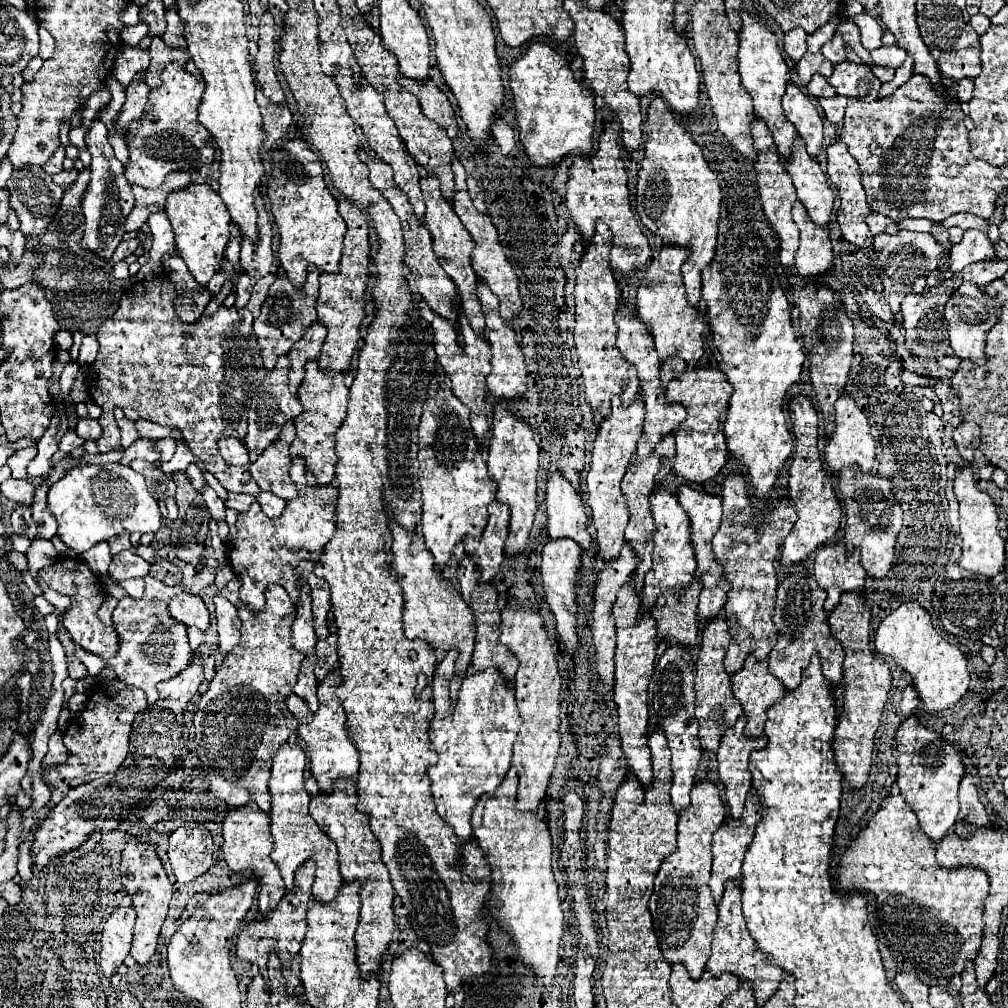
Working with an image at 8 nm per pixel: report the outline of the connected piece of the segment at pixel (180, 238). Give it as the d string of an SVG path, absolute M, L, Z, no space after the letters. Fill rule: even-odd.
M192 182L186 188L168 194L164 210L172 222L176 248L182 260L186 262L196 282L200 282L200 286L206 286L214 276L214 272L220 268L226 244L230 240L230 230L228 230L230 216L228 216L228 210L224 208L222 198L218 196L218 192L210 188L208 182L204 184Z

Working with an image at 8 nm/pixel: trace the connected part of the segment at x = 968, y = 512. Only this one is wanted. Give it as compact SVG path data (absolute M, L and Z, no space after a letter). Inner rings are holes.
M968 466L956 470L954 478L954 492L960 502L960 536L962 536L962 558L960 566L968 572L978 572L988 578L996 576L1004 568L1004 540L1000 538L1000 526L998 526L998 506L988 496L988 492L980 490L976 486L974 474Z

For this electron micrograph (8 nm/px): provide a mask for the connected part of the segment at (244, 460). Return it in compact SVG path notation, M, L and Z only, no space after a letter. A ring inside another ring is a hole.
M224 438L218 444L220 448L220 456L226 460L226 464L230 466L246 466L248 464L248 450L244 448L244 444L236 438Z

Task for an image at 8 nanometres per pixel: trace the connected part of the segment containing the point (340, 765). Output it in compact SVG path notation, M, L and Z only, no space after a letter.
M334 668L320 684L318 684L318 702L320 708L318 712L310 712L308 708L296 716L300 716L300 726L298 726L298 734L300 738L306 742L306 750L308 750L308 758L312 764L312 776L318 780L318 788L322 792L332 790L334 782L338 778L350 778L350 780L358 780L358 752L352 744L352 740L348 738L346 726L344 726L344 710L340 708L340 702L336 700L336 686L342 682L340 670Z

